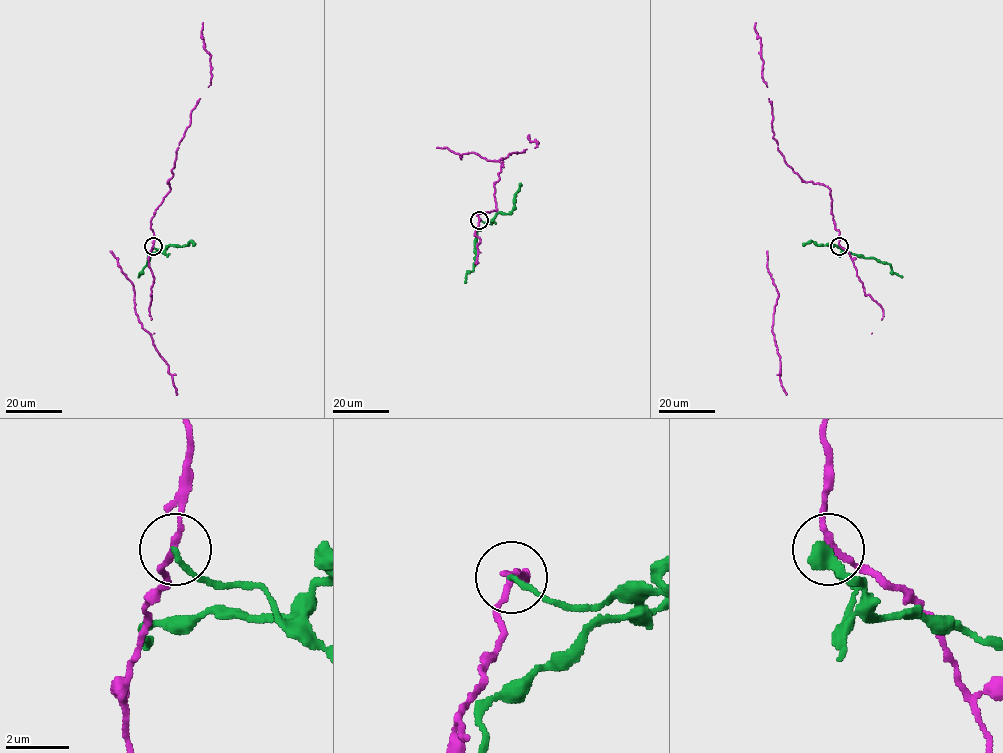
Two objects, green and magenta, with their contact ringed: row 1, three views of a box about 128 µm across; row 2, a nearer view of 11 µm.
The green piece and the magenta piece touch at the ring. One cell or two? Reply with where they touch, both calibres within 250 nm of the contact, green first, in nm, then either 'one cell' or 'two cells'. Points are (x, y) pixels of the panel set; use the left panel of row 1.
at (153, 246); 170 nm thick on the green side, 190 nm on the other; two cells

